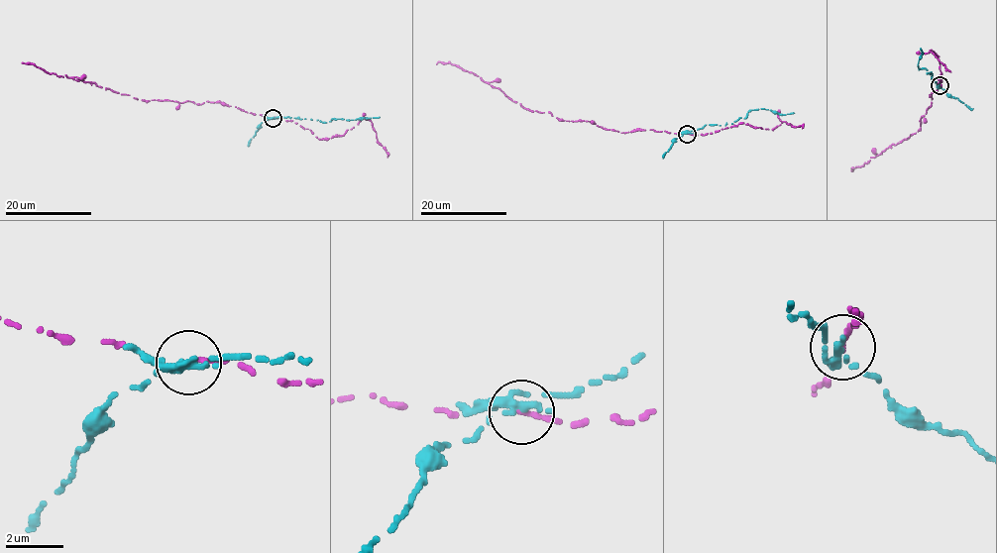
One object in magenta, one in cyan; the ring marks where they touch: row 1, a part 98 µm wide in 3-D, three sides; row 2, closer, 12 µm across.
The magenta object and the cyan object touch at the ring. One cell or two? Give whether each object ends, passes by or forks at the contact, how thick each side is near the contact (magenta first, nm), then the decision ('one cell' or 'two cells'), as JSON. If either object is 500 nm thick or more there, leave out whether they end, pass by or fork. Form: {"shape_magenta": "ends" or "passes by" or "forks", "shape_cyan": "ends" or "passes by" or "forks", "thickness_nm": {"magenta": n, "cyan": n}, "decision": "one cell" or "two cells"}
{"shape_magenta": "ends", "shape_cyan": "forks", "thickness_nm": {"magenta": 160, "cyan": 220}, "decision": "two cells"}

